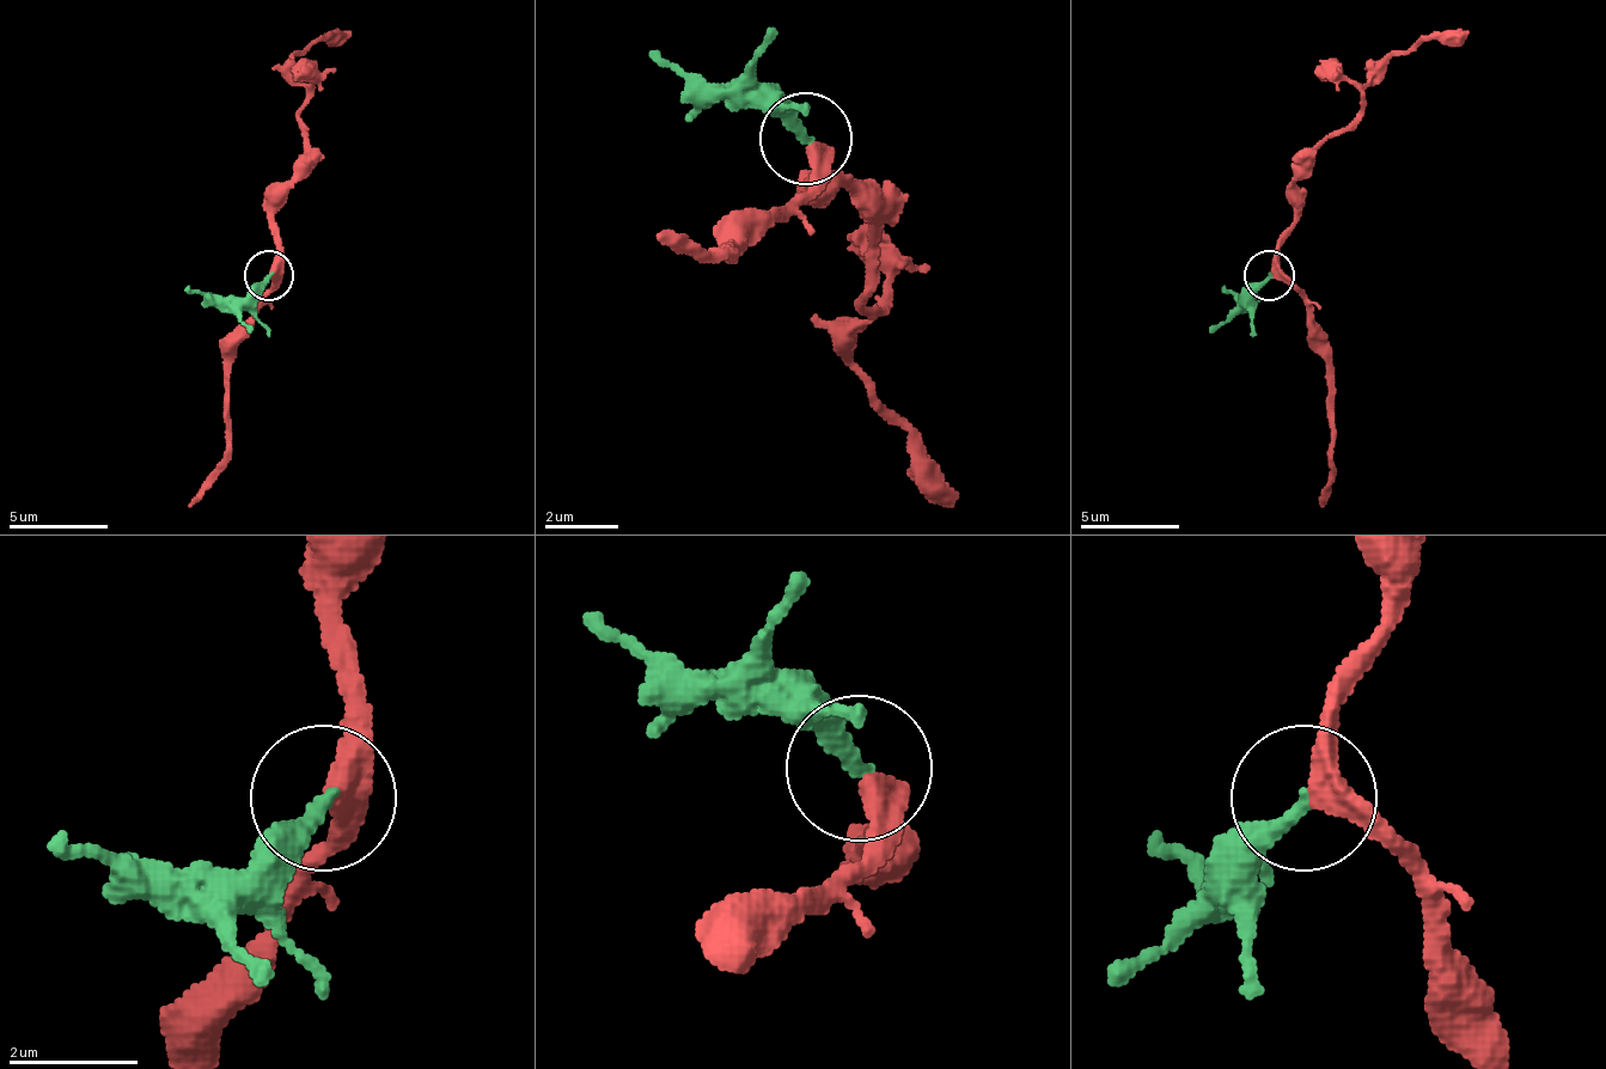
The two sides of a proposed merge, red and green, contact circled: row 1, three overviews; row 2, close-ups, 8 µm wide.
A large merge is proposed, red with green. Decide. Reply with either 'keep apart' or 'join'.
join

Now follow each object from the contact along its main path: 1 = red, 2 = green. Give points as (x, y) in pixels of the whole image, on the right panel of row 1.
1: (1270, 276), (1275, 242), (1295, 217), (1295, 171), (1365, 97), (1390, 62), (1430, 37), (1470, 32)
2: (1270, 276), (1245, 295), (1221, 291)

